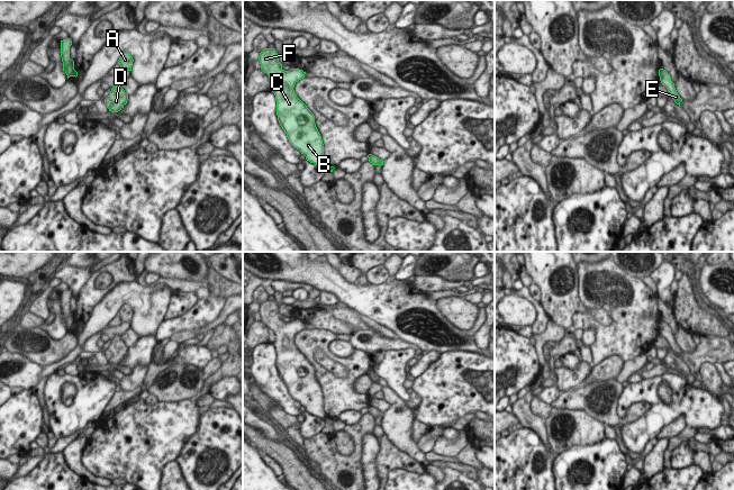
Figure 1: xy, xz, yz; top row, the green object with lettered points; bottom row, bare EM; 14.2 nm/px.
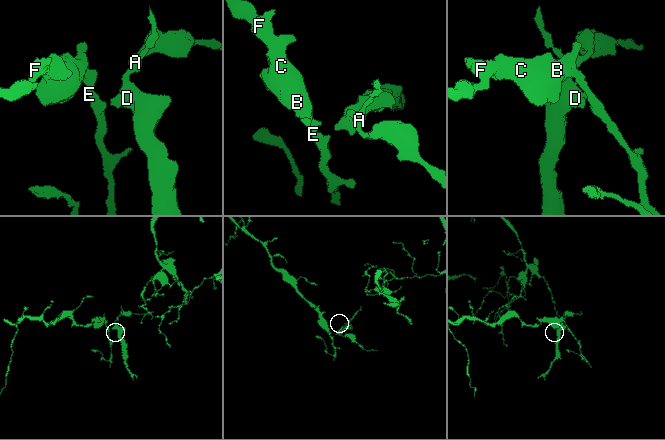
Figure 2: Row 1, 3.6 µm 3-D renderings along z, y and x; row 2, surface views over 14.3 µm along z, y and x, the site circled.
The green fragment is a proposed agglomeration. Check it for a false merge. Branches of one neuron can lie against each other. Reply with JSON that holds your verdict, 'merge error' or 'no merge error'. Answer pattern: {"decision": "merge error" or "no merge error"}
{"decision": "merge error"}

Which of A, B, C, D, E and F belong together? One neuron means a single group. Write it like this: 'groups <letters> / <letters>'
groups A D E / B C F

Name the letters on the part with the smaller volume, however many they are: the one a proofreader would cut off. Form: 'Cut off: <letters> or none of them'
Cut off: A, D, E.

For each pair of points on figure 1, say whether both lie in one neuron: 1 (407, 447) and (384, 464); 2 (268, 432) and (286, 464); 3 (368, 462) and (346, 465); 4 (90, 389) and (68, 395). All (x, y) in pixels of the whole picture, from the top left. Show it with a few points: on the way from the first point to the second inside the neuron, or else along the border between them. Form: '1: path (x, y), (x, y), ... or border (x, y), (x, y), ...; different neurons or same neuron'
1: border (384, 434), (401, 451), (424, 466); different neurons
2: border (254, 427), (266, 437), (283, 444); different neurons
3: border (362, 437), (361, 468), (364, 478); different neurons
4: border (65, 381), (62, 386), (62, 400), (70, 406); different neurons

